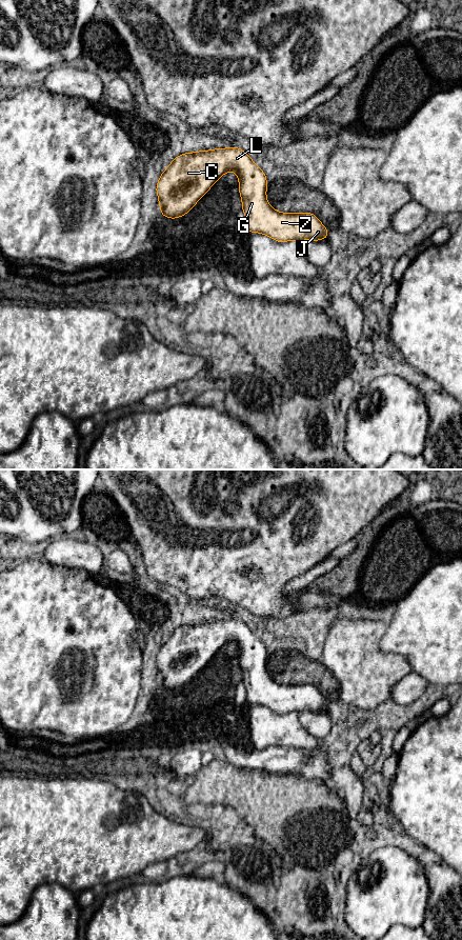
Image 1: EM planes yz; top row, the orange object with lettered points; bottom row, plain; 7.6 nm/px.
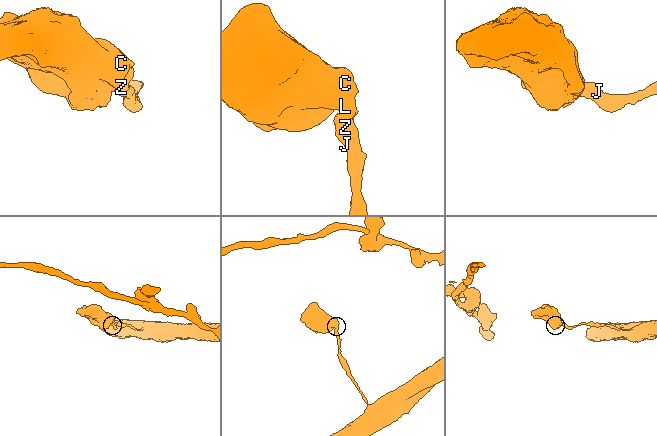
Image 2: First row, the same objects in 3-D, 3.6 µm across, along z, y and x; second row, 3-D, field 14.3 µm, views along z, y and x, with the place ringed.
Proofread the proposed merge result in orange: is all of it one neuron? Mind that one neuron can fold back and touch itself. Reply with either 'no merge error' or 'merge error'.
no merge error

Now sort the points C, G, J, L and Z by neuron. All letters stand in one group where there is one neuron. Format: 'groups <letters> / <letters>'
groups C G J L Z

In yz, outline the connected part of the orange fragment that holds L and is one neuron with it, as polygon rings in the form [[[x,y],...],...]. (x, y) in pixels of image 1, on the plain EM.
[[[239,619],[198,622],[177,627],[160,646],[156,663],[160,684],[165,689],[176,691],[184,687],[208,663],[216,653],[227,643],[236,643],[239,651],[239,664],[242,683],[246,688],[248,705],[261,704],[275,713],[283,715],[289,712],[301,714],[305,711],[320,713],[328,709],[328,701],[313,684],[279,684],[266,671],[267,652],[264,643]]]

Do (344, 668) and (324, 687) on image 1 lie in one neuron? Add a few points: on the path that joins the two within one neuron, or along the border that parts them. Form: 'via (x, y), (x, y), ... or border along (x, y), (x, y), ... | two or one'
border along (321, 661), (337, 681), (340, 698) | two

